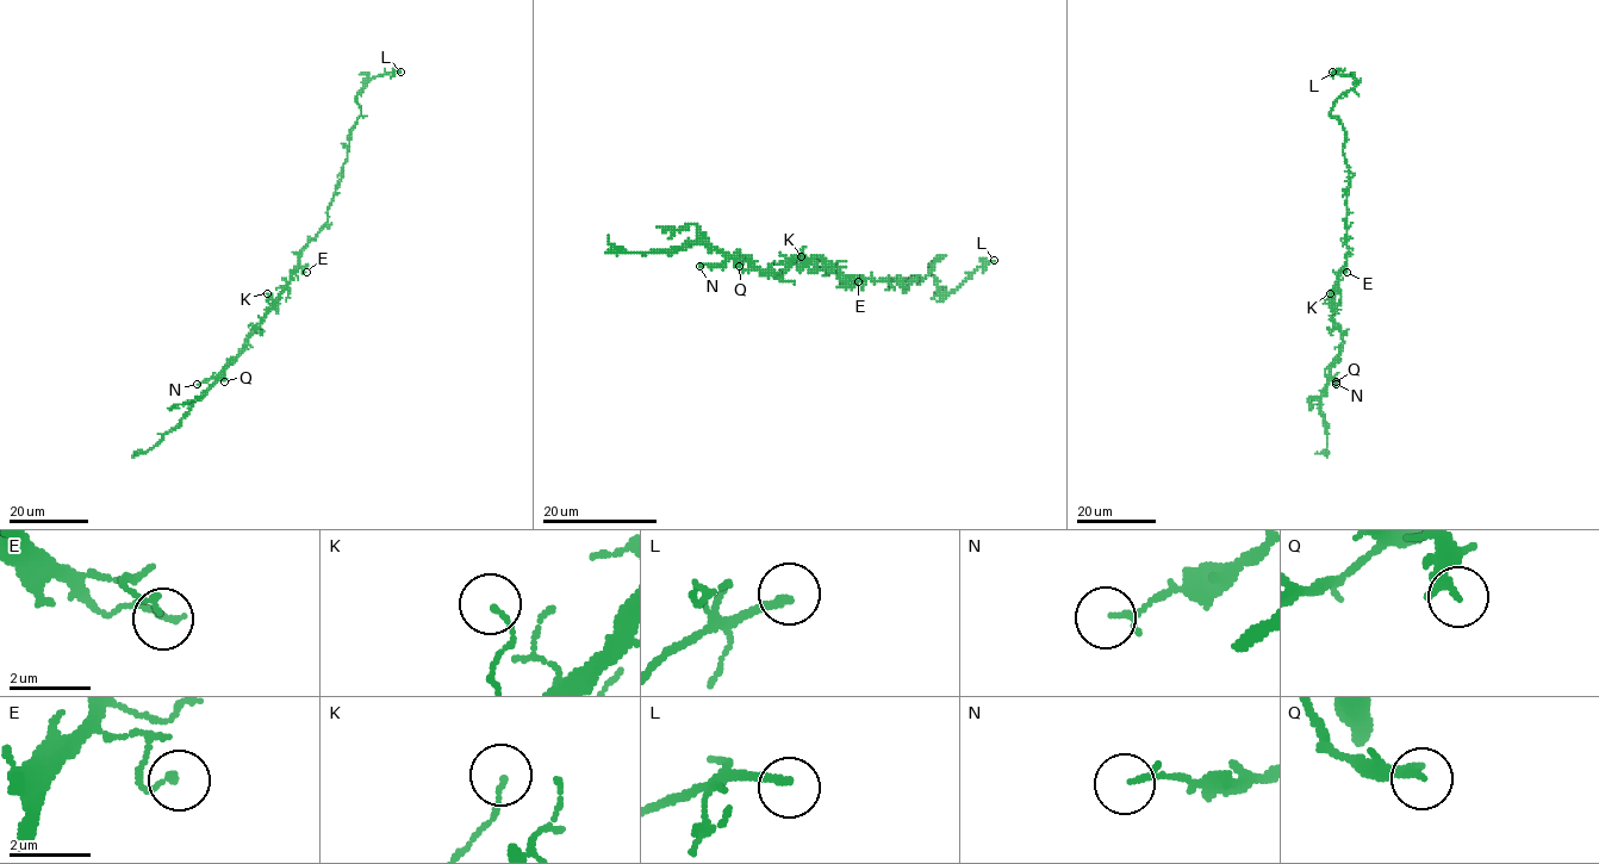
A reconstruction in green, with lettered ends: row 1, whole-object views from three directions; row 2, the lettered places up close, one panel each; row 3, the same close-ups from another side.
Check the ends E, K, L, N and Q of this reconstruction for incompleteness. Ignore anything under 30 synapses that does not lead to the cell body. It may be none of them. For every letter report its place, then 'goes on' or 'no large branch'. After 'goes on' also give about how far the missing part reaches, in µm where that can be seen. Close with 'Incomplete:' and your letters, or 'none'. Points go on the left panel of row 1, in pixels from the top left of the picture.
E: at (306, 272); no large branch
K: at (267, 293); no large branch
L: at (400, 72); goes on; about 20 µm are missing
N: at (197, 384); no large branch
Q: at (224, 381); no large branch
Incomplete: L

